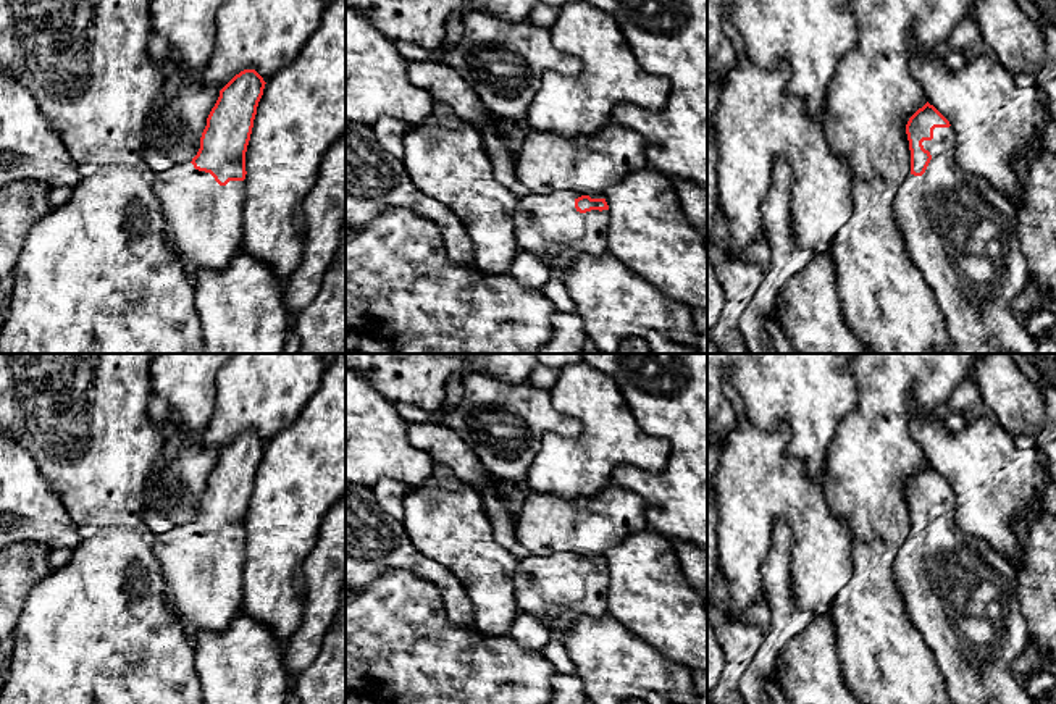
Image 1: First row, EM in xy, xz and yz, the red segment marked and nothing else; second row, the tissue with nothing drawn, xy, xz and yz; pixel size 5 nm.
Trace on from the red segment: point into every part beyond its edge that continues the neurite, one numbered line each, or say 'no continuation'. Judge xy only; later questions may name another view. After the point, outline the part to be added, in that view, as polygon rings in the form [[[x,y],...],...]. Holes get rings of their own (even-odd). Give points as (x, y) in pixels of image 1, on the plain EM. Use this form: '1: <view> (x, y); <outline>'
1: xy (204, 583); [[[191,523],[155,536],[153,552],[165,581],[165,602],[195,643],[202,631],[221,633],[241,612],[245,541],[220,547]]]

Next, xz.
1: xz (549, 588); [[[559,552],[518,562],[512,583],[518,614],[530,614],[564,638],[580,615],[607,615],[609,572],[580,575],[575,562],[583,555]]]

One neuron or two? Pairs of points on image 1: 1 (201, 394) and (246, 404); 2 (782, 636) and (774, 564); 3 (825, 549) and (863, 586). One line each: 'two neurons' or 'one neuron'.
1: two neurons
2: one neuron
3: two neurons

